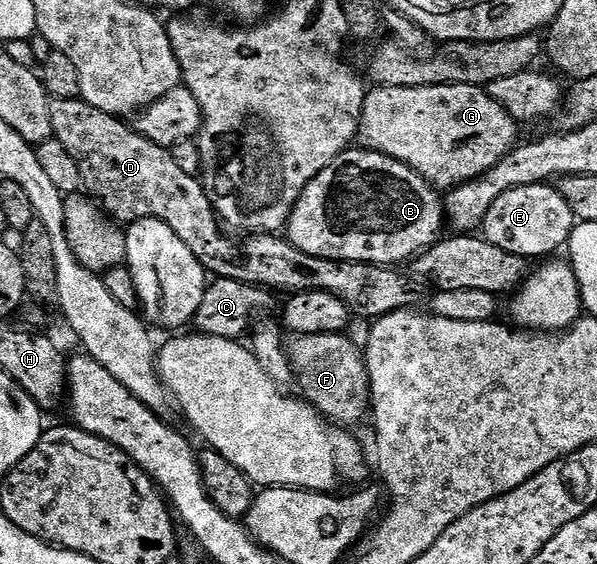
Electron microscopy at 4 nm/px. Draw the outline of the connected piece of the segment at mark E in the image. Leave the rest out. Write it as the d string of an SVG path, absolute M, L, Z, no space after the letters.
M553 185L521 186L504 192L504 196L488 208L480 234L487 242L496 244L496 248L504 248L504 252L512 252L527 260L546 260L569 243L575 225L576 219L572 208L568 208L568 200L564 200Z

